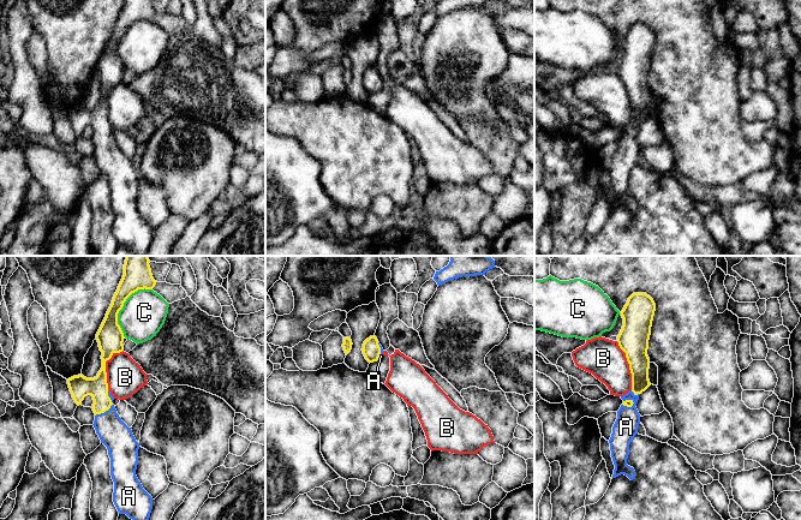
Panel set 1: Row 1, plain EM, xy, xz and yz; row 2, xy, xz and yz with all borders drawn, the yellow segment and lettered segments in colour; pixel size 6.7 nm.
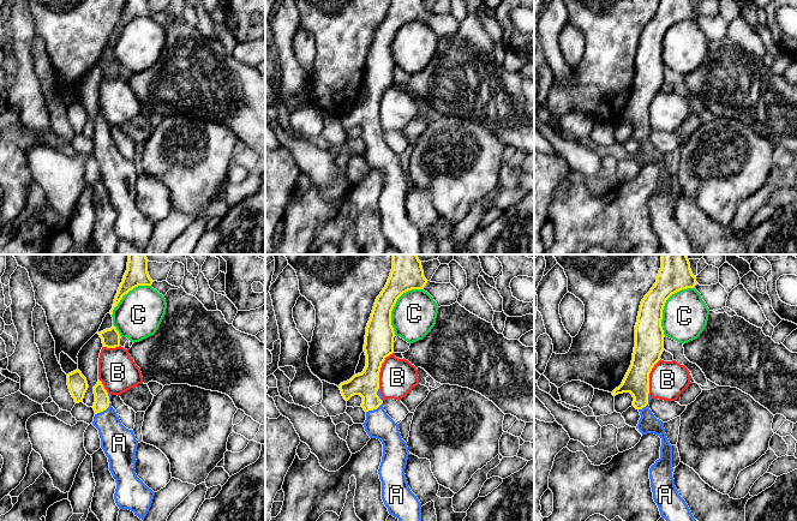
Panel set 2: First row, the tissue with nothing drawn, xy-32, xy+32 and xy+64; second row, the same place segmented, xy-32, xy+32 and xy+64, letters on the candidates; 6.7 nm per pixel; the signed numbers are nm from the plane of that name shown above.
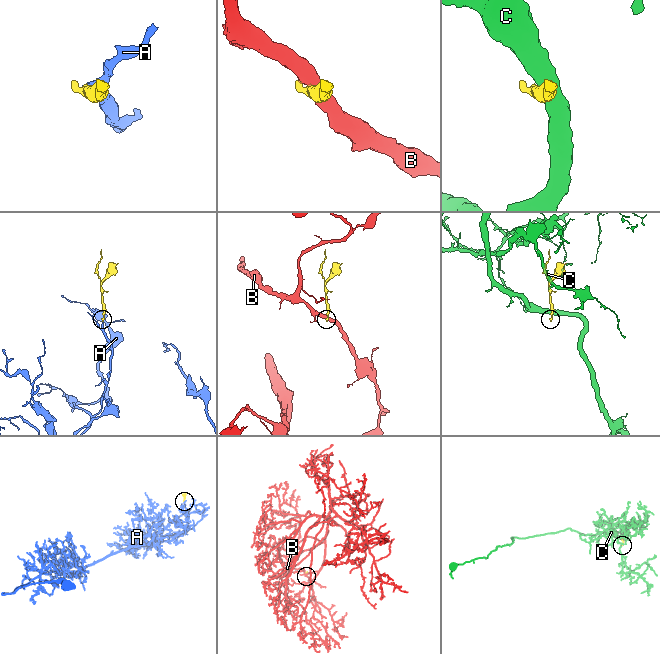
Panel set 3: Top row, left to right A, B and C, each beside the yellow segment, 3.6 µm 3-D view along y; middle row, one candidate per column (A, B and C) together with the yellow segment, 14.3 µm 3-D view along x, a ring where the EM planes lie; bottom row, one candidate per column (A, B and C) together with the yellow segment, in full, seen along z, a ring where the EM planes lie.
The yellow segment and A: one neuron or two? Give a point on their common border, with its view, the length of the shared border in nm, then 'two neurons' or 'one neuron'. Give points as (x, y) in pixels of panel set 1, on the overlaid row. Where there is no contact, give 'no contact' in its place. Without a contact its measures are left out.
meets yellow in xy at (111, 405); contact 200 nm long; one neuron

